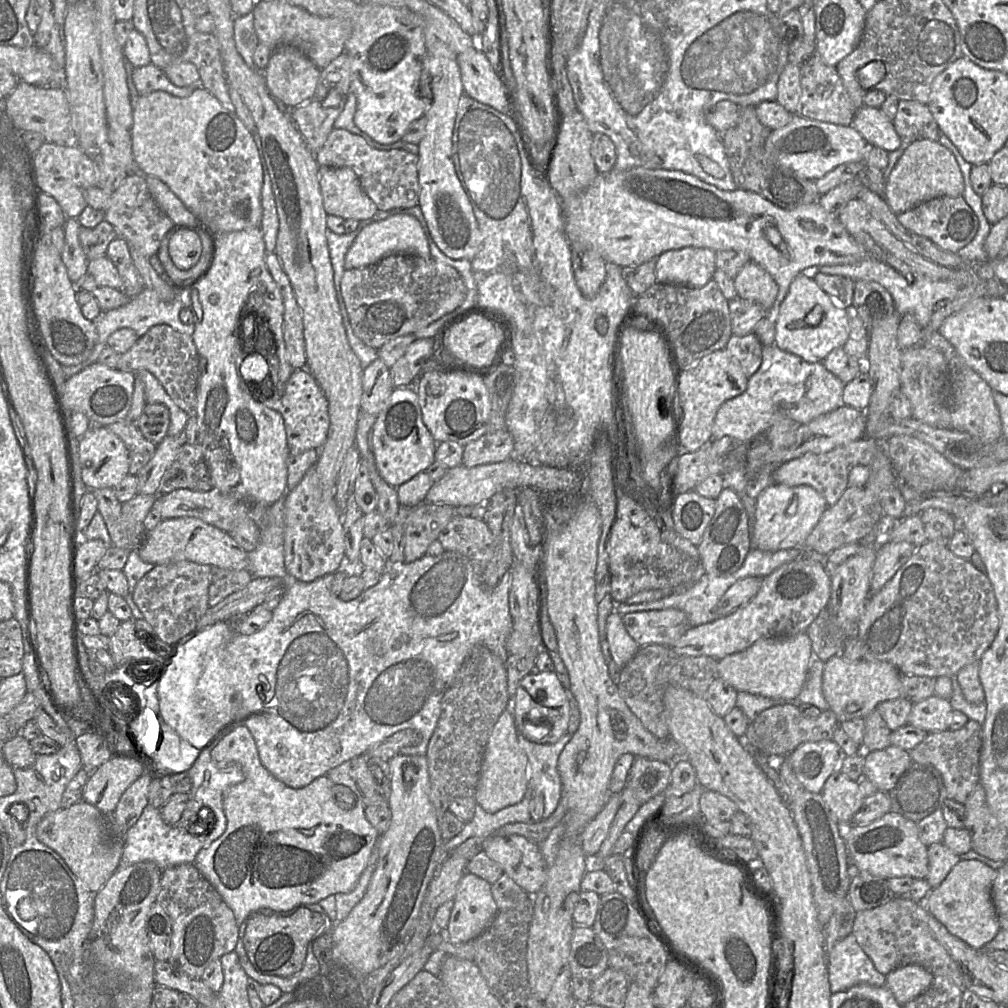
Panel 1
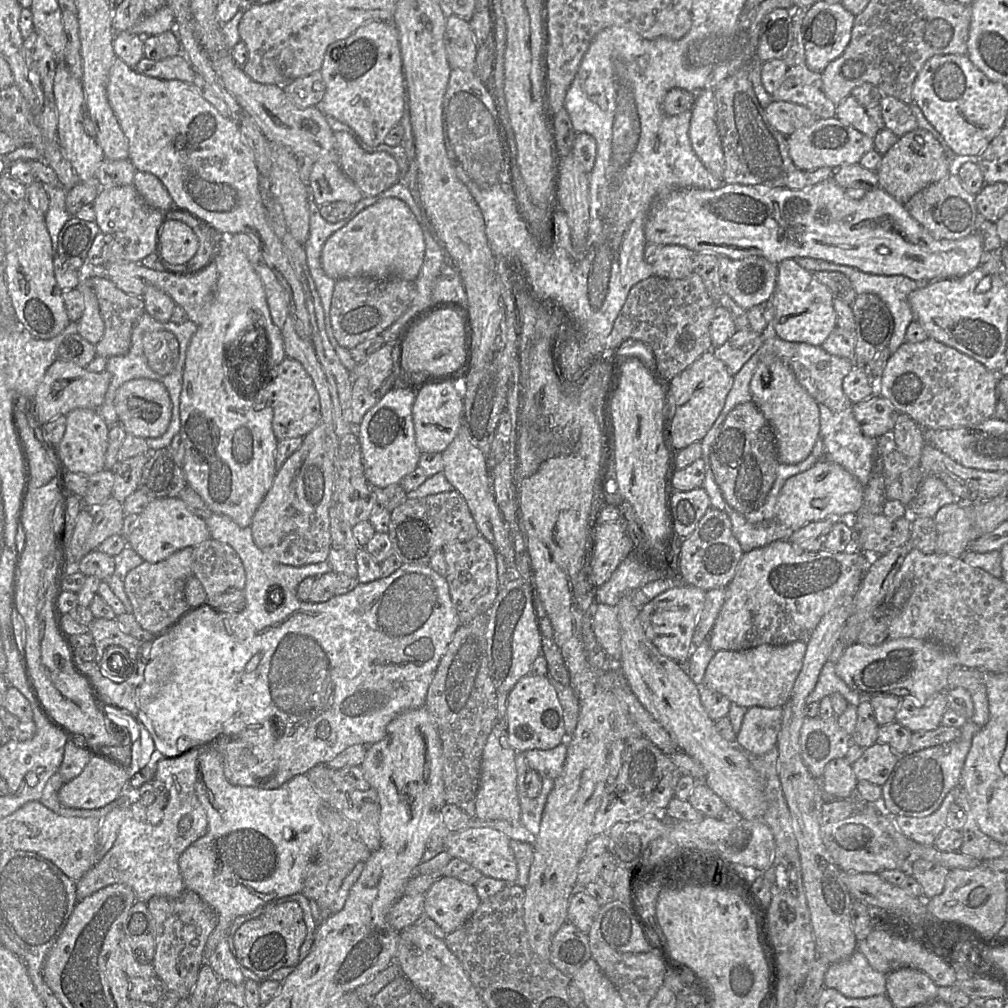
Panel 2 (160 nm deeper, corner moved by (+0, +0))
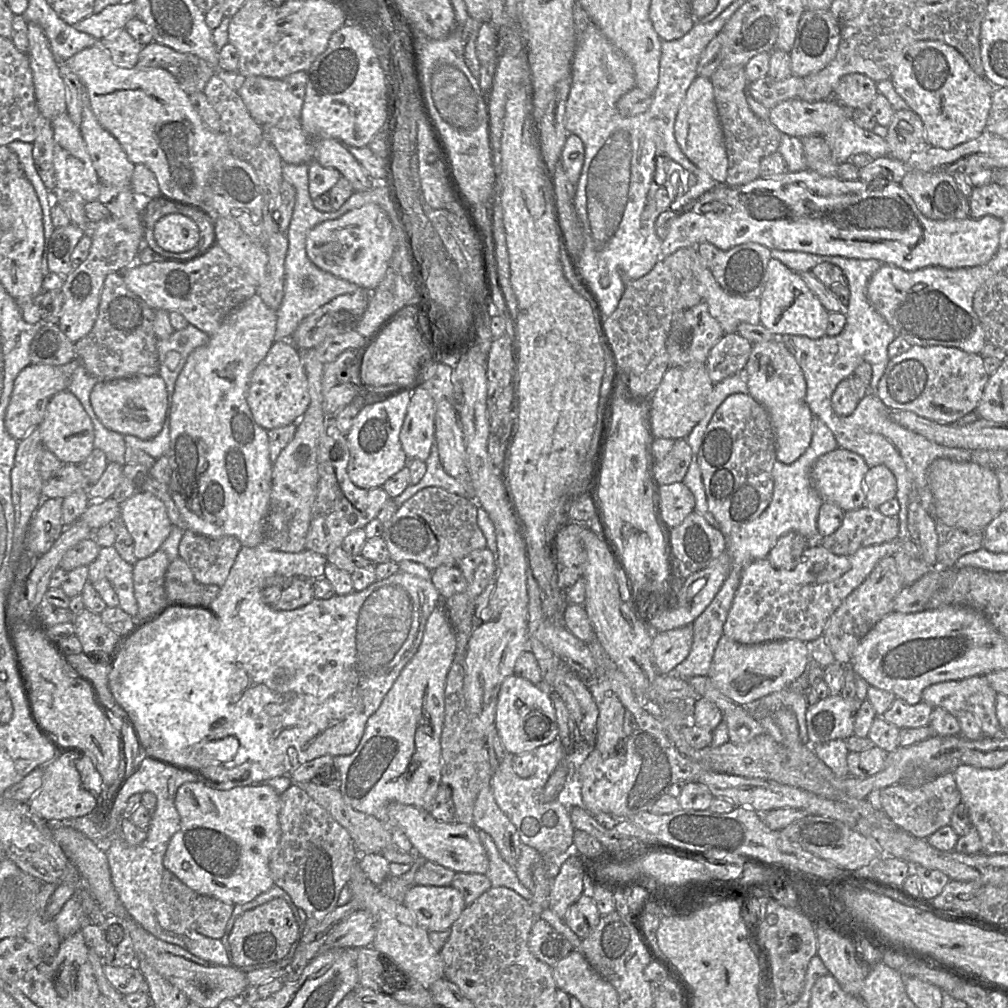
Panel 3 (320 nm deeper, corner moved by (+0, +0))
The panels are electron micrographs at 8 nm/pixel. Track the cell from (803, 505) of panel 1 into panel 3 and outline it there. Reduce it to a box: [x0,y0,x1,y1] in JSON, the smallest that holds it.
[811,447,869,512]

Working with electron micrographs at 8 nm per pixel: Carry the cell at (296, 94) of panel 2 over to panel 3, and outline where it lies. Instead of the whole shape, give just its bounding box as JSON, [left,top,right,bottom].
[237,71,308,130]

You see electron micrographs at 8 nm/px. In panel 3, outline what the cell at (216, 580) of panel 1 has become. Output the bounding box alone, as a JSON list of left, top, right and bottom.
[178,530,241,587]

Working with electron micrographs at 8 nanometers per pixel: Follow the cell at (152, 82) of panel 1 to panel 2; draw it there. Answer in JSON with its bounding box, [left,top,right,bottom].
[134,54,195,83]

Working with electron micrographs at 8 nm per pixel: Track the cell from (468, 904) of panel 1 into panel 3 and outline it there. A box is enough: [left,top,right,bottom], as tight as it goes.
[403,885,467,932]

